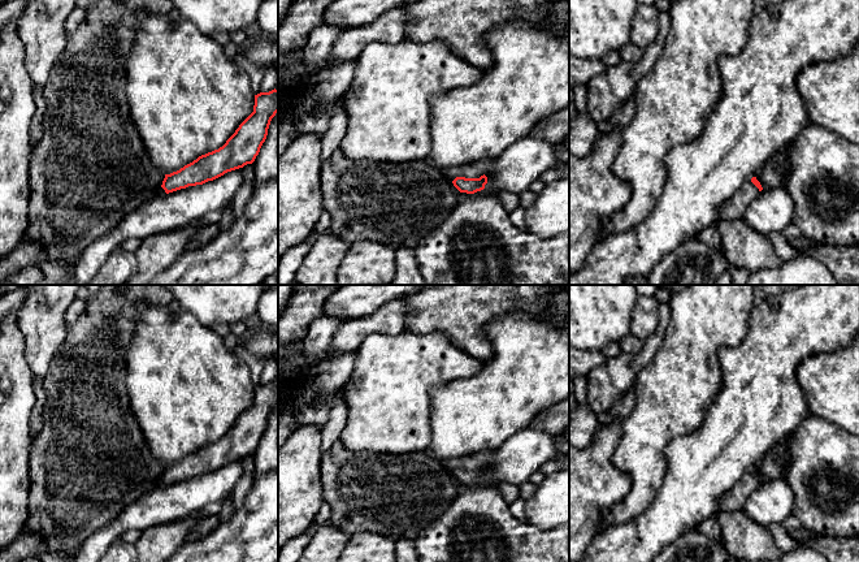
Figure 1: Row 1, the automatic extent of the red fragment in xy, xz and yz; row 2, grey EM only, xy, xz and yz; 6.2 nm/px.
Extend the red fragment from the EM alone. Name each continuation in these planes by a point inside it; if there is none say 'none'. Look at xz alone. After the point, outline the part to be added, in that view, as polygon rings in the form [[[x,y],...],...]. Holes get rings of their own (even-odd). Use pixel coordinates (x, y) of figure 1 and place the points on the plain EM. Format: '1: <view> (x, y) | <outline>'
1: xz (473, 462) | [[[480,451],[465,458],[446,459],[442,463],[451,472],[456,468],[480,470],[494,459],[494,454],[495,451]]]

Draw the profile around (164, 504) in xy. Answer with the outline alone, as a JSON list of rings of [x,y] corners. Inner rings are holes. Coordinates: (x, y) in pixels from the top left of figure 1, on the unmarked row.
[[[239,459],[203,476],[153,487],[127,505],[108,526],[90,536],[73,562],[99,562],[109,545],[130,529],[143,532],[153,526],[183,519],[208,503],[222,501],[233,494],[242,475],[243,463]]]

